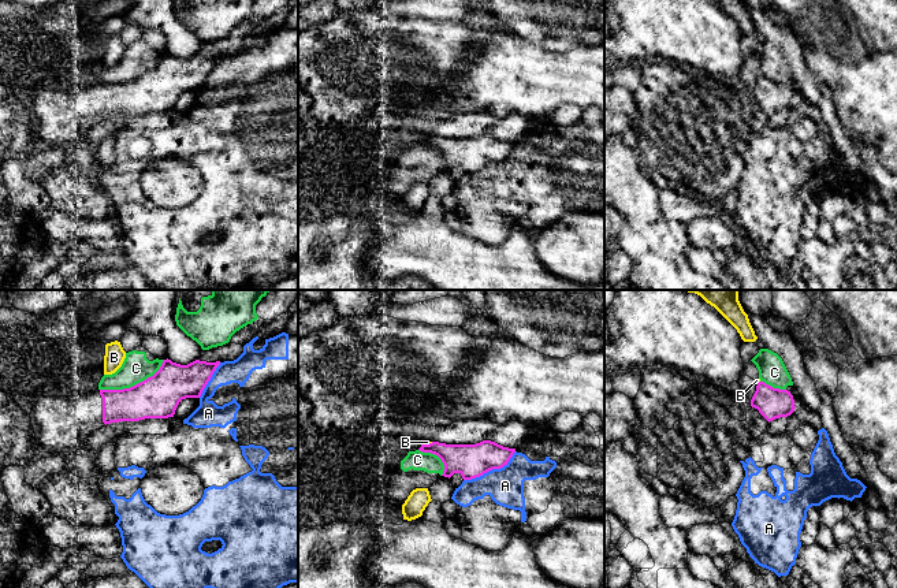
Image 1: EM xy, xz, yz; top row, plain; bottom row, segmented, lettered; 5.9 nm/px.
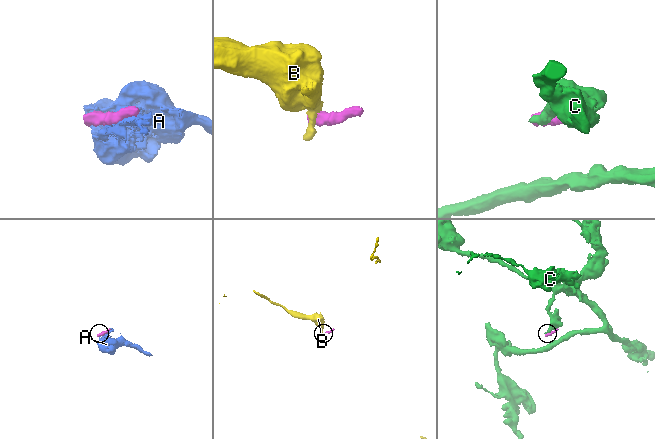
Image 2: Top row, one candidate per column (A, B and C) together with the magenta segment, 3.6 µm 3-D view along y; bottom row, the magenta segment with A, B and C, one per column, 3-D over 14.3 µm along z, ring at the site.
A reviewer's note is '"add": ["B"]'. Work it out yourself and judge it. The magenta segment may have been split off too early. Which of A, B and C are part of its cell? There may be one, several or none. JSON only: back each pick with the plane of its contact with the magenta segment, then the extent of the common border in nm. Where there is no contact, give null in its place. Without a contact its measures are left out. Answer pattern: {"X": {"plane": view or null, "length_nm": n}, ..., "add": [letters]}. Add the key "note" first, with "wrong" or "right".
{"note": "wrong", "add": []}

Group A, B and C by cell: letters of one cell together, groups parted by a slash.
A / B / C

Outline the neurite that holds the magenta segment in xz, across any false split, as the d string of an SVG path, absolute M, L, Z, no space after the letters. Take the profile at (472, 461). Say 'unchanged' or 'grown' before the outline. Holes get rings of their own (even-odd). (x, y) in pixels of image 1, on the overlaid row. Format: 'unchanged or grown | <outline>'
unchanged | M491 440L476 444L432 442L421 444L418 450L435 454L442 459L444 465L442 476L450 479L454 473L459 473L464 480L472 480L492 469L503 468L516 453L516 449L503 447Z

